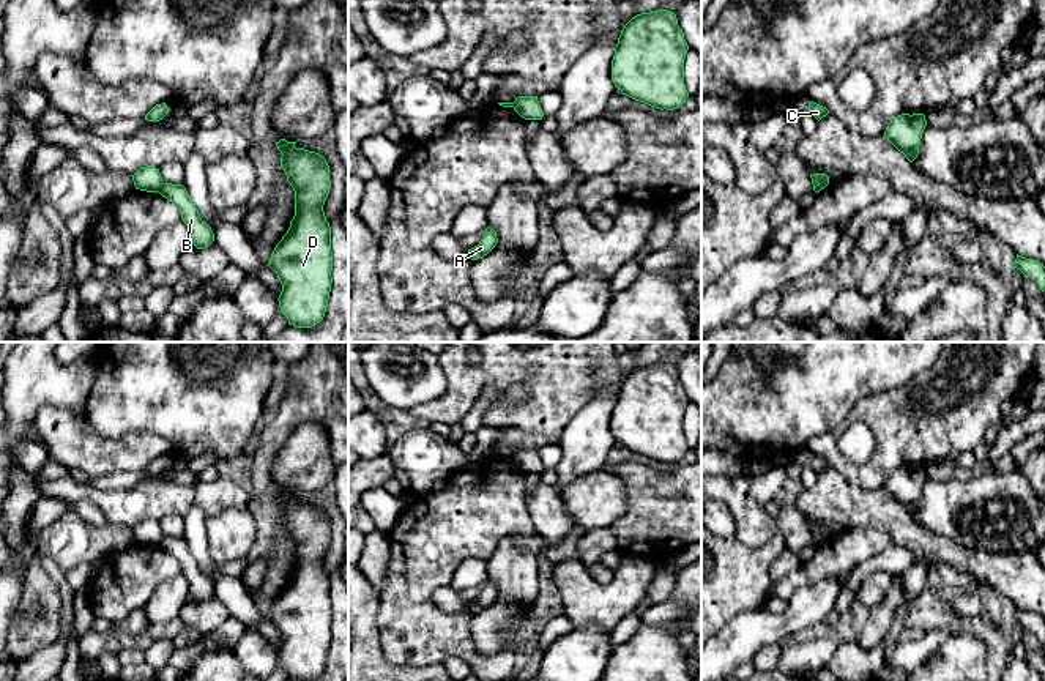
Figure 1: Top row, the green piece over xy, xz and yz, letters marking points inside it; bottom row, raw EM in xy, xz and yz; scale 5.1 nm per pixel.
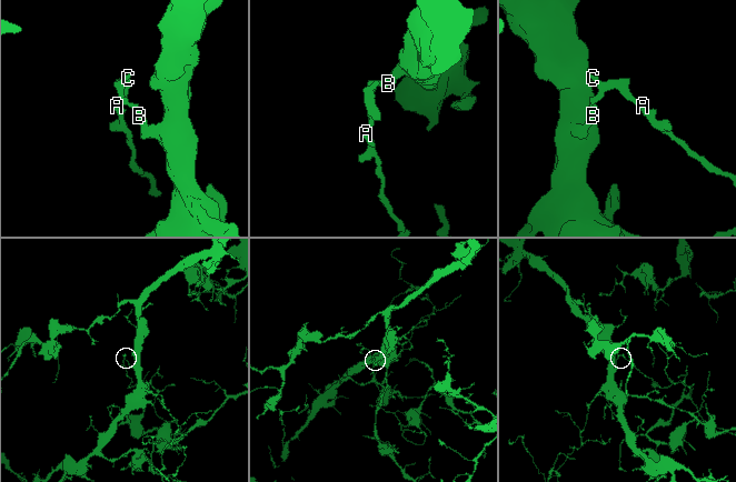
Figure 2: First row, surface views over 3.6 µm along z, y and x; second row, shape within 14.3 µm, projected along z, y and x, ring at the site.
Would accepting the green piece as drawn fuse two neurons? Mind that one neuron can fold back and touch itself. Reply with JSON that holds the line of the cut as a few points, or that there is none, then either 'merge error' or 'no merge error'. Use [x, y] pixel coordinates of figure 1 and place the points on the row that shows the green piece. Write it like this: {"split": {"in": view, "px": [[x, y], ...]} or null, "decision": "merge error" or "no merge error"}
{"split": {"in": "xy", "px": [[164, 183], [158, 191]]}, "decision": "merge error"}

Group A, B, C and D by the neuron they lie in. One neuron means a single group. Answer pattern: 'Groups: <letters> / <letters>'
Groups: A C / B D

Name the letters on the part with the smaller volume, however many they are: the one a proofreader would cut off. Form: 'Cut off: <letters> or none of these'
Cut off: A, C

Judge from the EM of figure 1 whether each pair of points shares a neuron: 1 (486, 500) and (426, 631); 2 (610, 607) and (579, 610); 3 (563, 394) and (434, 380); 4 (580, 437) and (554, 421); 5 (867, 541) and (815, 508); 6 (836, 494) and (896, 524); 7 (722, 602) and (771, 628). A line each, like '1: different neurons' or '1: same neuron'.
1: same neuron
2: same neuron
3: different neurons
4: different neurons
5: different neurons
6: same neuron
7: different neurons

